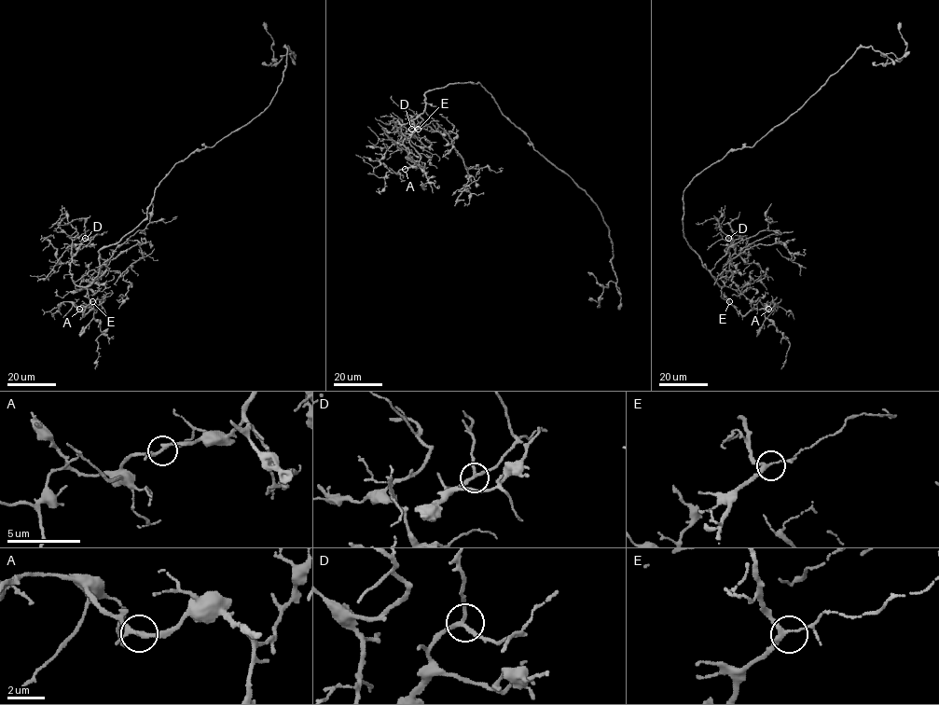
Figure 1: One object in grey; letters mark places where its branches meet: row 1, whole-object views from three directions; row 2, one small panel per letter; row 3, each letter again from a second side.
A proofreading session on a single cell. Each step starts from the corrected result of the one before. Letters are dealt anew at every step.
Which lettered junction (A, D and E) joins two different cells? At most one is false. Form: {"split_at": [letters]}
{"split_at": []}

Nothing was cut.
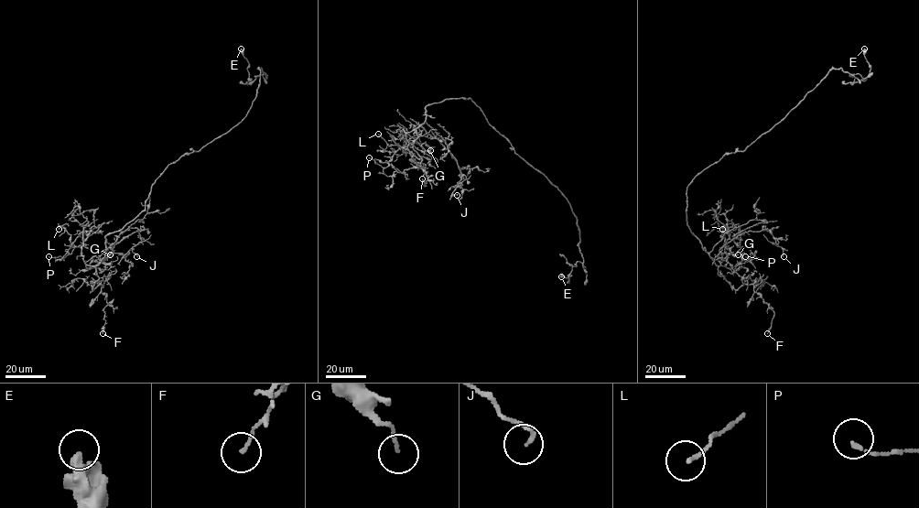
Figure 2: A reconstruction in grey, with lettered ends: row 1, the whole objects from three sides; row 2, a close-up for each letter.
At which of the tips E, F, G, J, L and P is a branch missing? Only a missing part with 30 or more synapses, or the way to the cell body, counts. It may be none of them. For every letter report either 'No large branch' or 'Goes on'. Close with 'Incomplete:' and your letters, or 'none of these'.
E: No large branch
F: No large branch
G: No large branch
J: No large branch
L: No large branch
P: No large branch
Incomplete: none of these

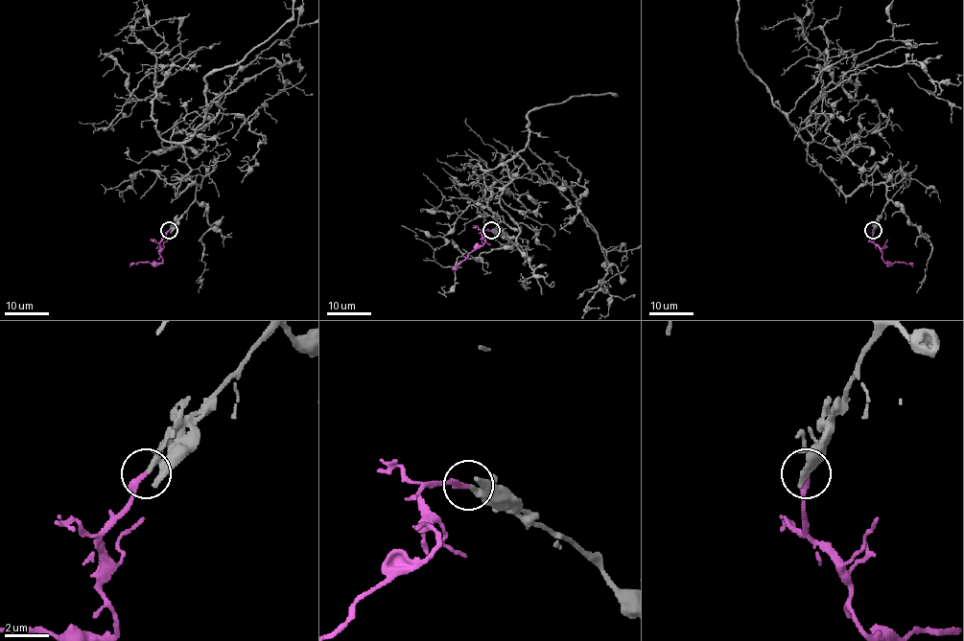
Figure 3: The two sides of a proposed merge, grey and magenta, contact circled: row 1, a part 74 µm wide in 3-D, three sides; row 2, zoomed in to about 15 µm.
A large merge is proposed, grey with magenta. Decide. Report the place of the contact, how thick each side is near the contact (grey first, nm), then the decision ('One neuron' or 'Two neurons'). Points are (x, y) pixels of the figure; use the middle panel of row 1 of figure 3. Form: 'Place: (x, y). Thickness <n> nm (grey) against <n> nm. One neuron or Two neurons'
Place: (491, 230). Thickness 190 nm (grey) against 280 nm. One neuron

